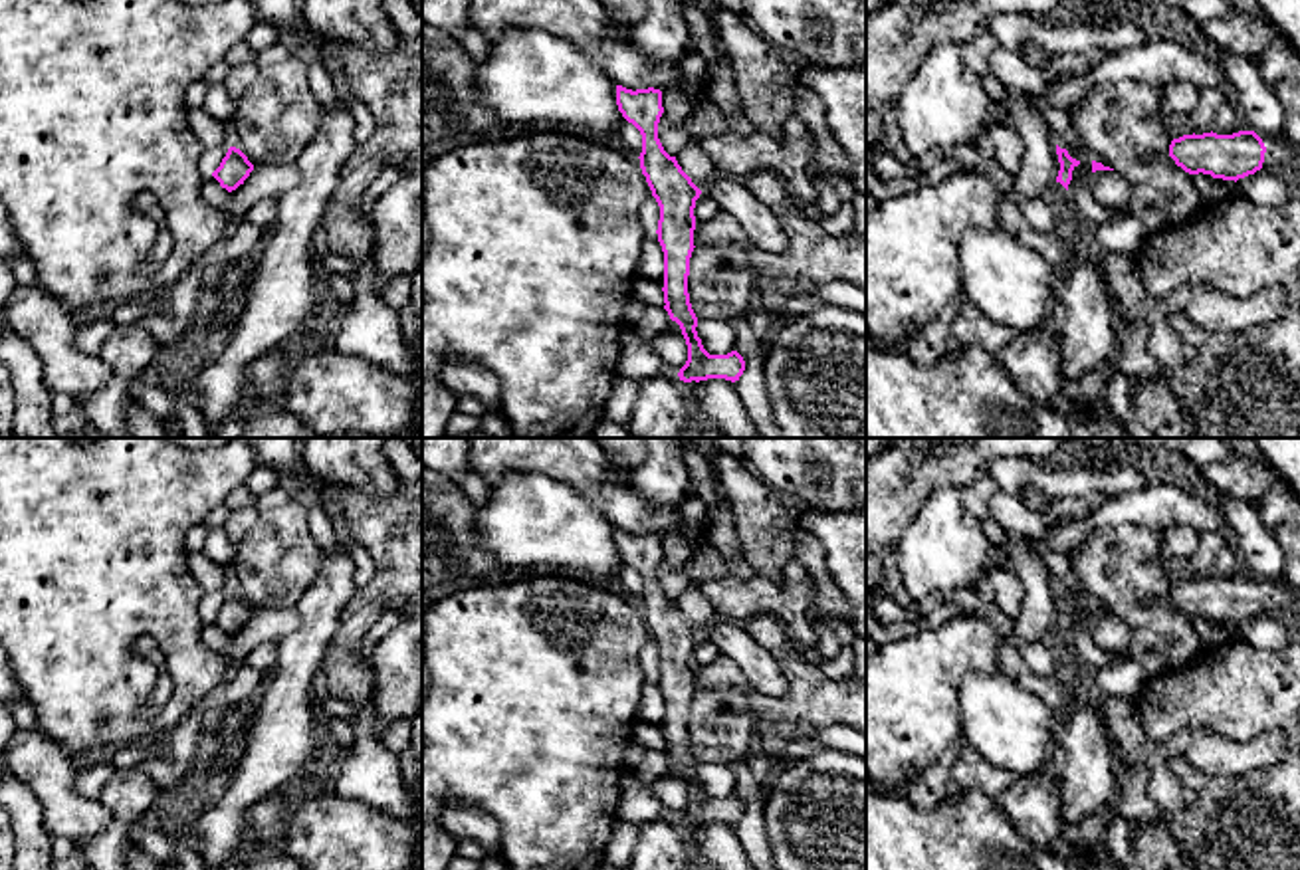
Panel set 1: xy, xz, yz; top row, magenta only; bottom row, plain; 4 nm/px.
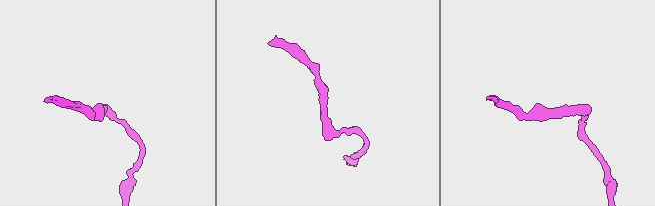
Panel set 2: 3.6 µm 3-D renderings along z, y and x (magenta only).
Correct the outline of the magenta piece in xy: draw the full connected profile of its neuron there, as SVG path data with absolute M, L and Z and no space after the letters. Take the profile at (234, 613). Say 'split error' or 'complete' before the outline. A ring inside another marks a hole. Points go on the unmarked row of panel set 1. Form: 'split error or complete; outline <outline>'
complete; outline M230 591L212 620L220 626L222 632L232 636L244 628L252 614L254 608L248 604L248 600L240 593Z

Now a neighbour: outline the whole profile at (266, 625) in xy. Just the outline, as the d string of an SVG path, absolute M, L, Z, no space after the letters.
M258 608L250 620L230 636L220 654L228 674L240 668L246 656L262 642L277 642L299 628L295 608Z

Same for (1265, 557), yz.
M1163 454L1161 460L1175 476L1199 489L1205 499L1211 497L1219 501L1223 517L1239 537L1248 575L1254 575L1258 581L1278 581L1286 567L1286 555L1264 529L1258 509L1205 486L1193 462L1175 454Z

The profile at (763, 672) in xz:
M719 618L700 634L743 672L747 686L755 692L767 698L781 698L789 692L783 664L757 644L741 624Z

